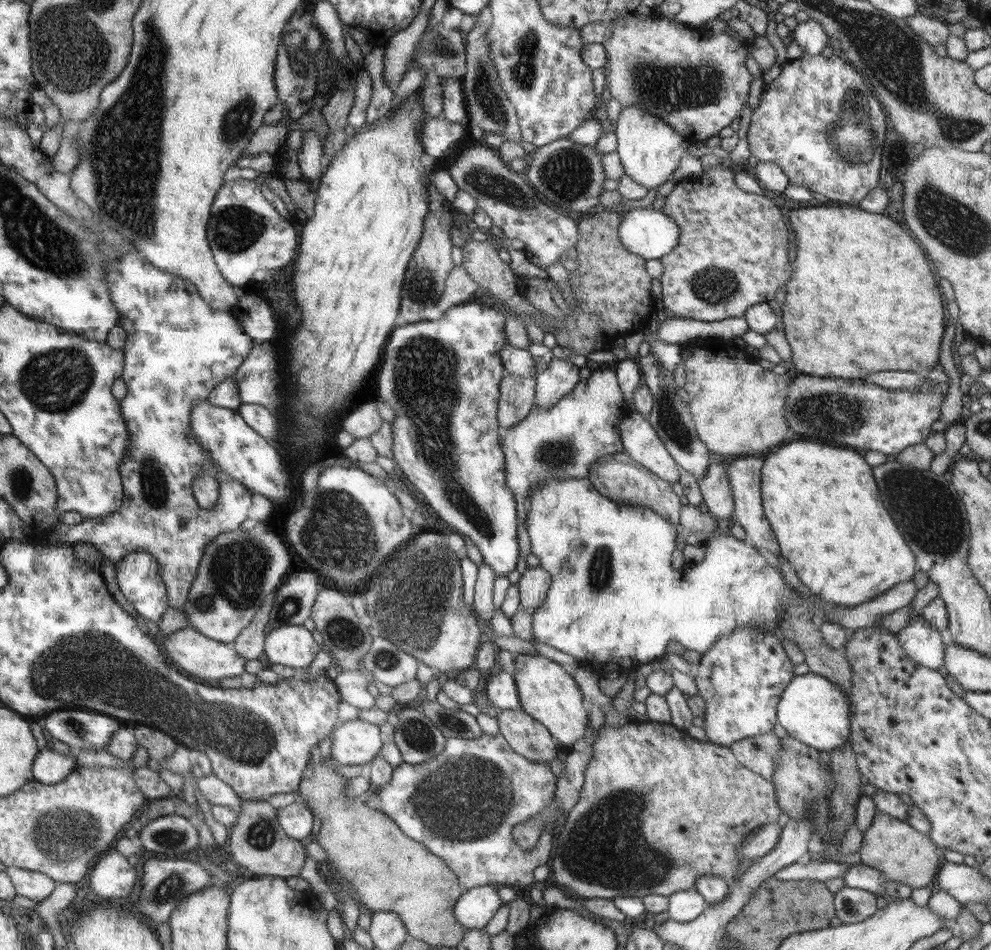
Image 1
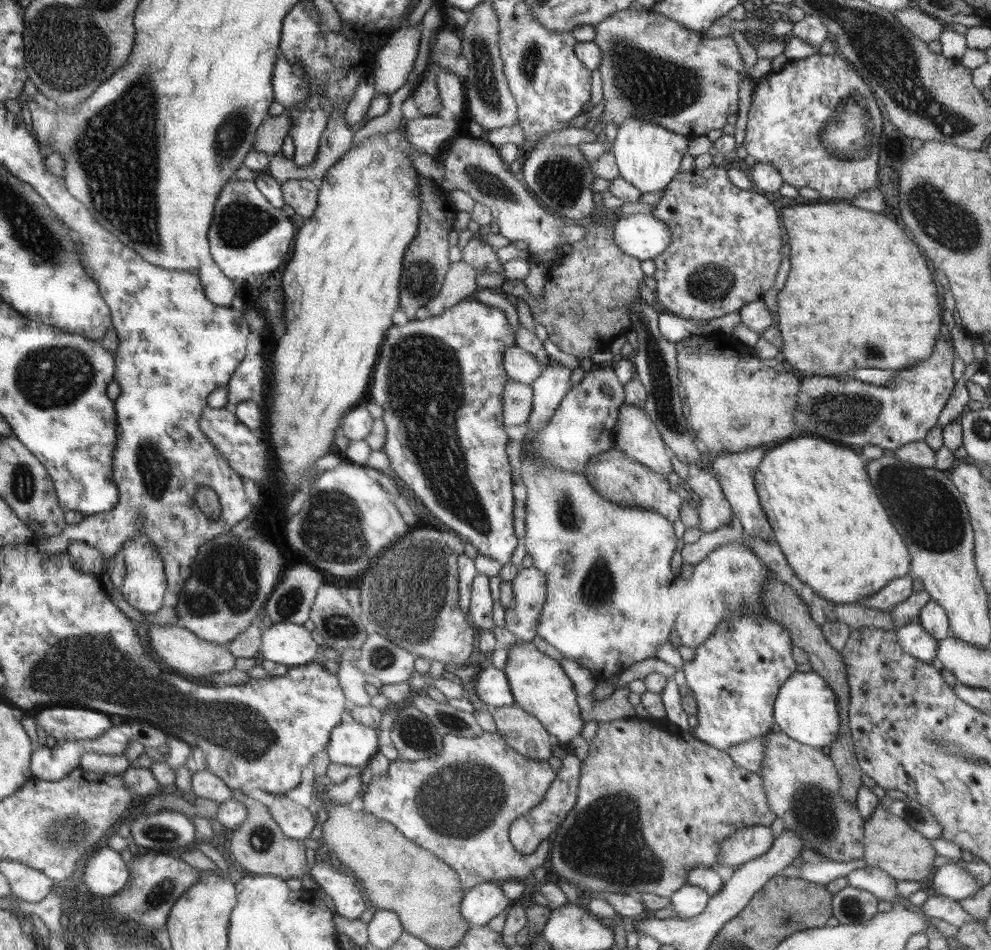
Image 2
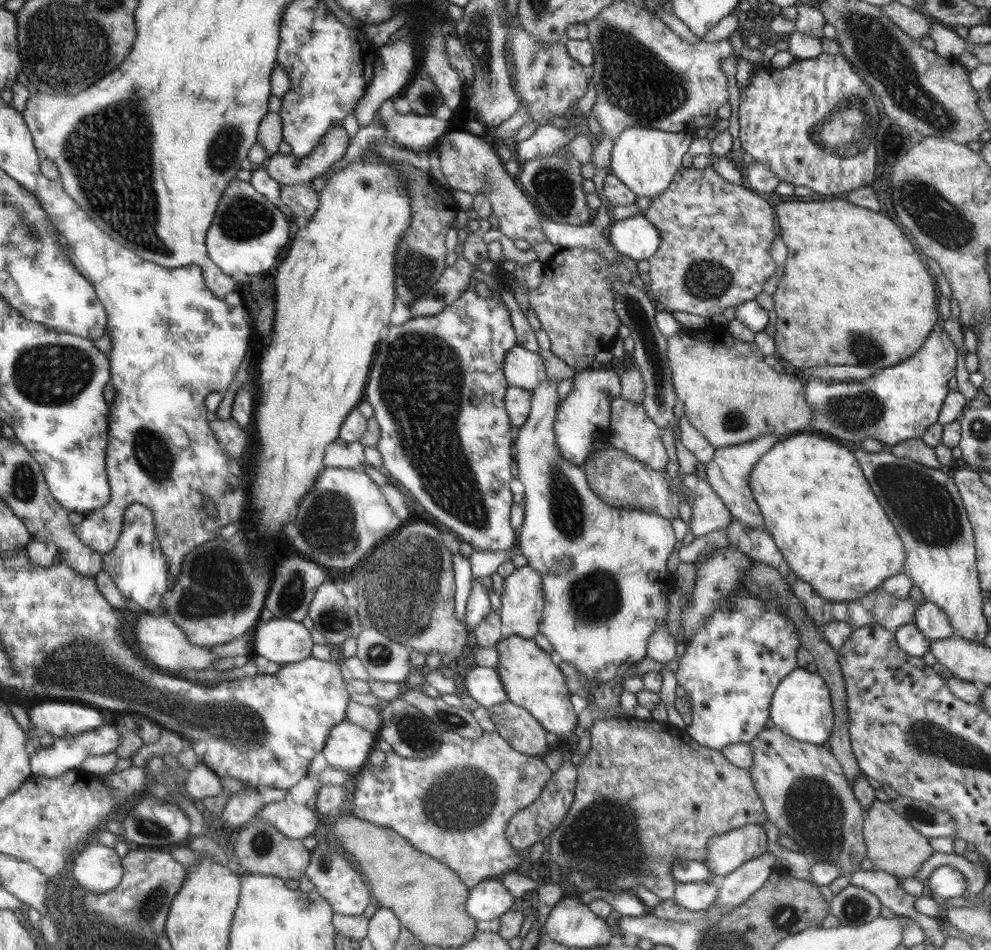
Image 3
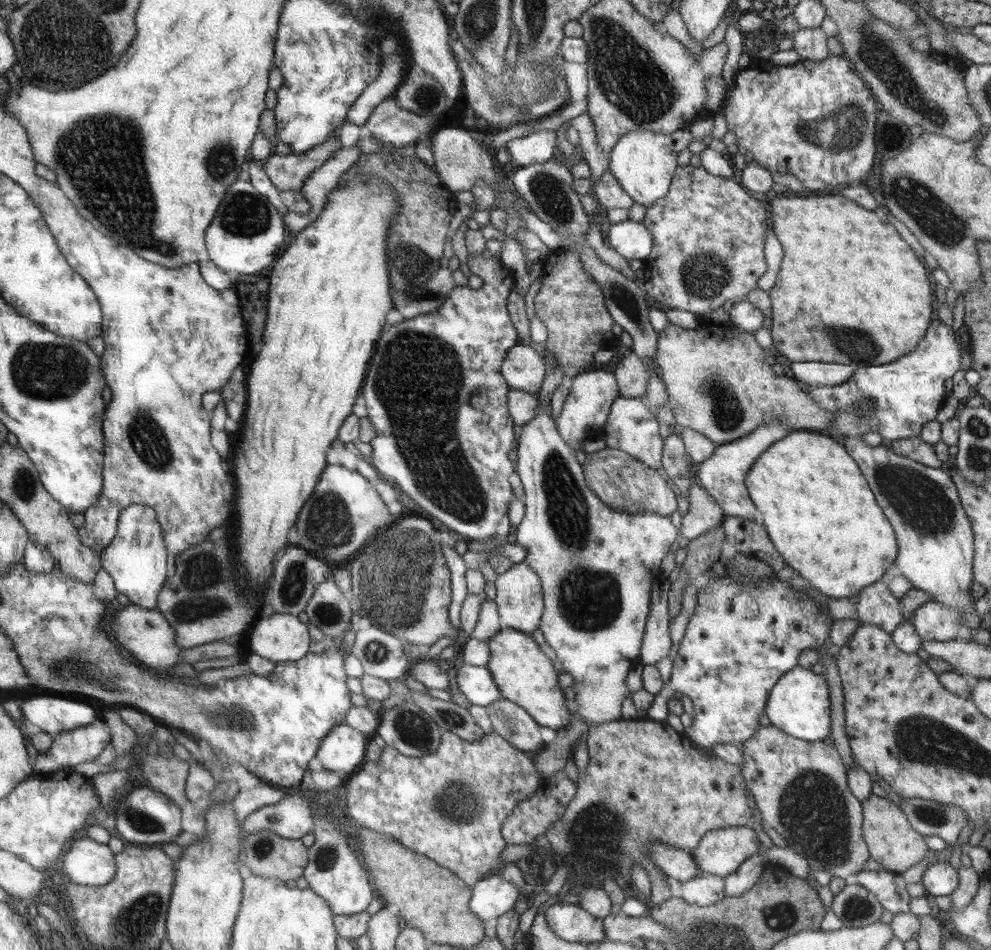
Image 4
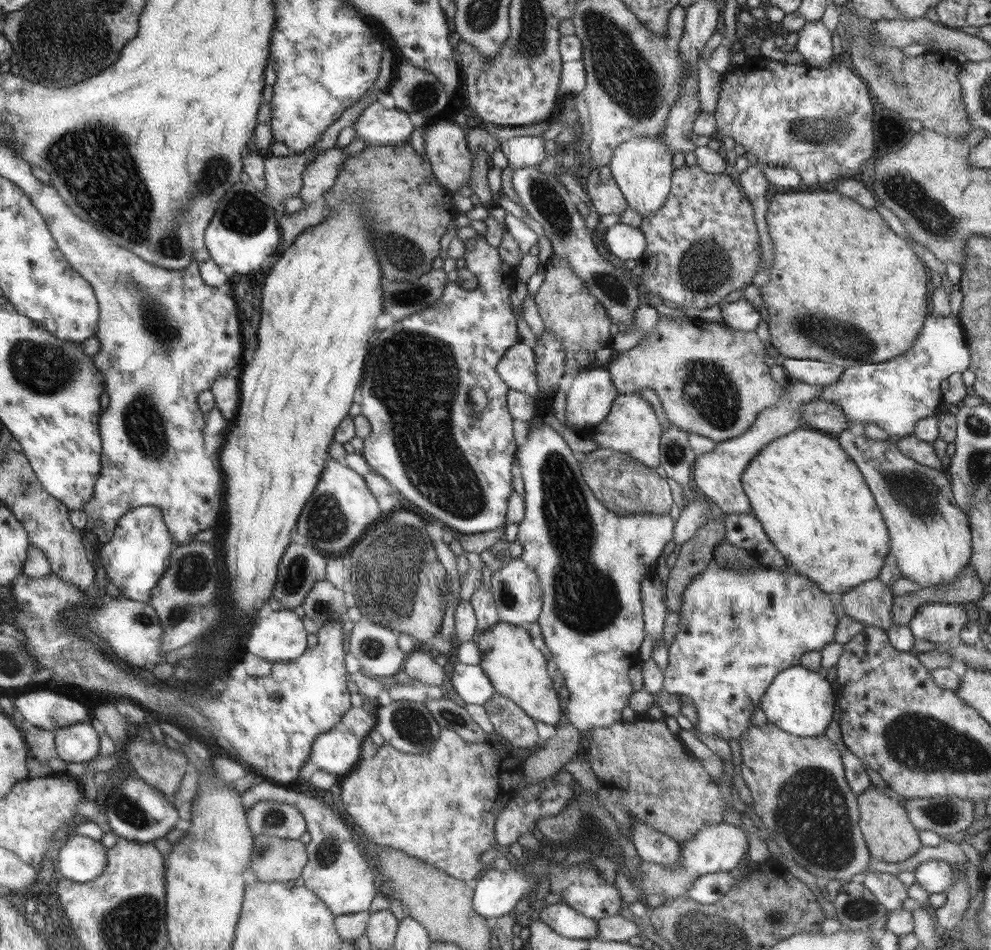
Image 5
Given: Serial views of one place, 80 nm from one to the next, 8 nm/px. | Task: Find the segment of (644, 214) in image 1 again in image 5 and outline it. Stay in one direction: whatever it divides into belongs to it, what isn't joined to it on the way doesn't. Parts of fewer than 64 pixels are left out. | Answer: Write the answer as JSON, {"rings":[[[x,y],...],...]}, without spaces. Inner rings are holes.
{"rings":[[[624,221],[606,228],[603,238],[613,259],[619,264],[625,260],[639,261],[646,252],[644,233]]]}

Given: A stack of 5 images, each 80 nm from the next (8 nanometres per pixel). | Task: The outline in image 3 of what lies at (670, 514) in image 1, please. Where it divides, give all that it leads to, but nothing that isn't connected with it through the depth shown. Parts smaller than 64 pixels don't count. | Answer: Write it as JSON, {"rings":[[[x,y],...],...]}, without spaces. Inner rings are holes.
{"rings":[[[612,446],[600,451],[594,450],[586,457],[581,467],[587,476],[590,488],[606,504],[616,508],[653,512],[671,521],[679,516],[680,501],[685,499],[680,490],[674,488],[670,480],[664,478],[663,473],[647,467],[627,452]]]}

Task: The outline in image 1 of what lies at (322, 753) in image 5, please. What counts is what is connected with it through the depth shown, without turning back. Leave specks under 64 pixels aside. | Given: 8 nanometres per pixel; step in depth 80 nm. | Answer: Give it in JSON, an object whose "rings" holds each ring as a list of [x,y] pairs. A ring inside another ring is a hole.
{"rings":[[[349,720],[332,732],[331,758],[345,766],[365,766],[376,758],[382,740],[378,725]]]}

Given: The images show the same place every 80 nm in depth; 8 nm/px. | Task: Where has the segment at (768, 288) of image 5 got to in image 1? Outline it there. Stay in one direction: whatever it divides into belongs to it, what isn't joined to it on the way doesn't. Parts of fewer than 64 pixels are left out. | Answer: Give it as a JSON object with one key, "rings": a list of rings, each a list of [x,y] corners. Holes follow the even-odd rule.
{"rings":[[[840,204],[839,206],[811,206],[792,209],[788,214],[788,222],[792,230],[796,232],[796,258],[792,262],[793,271],[791,277],[786,281],[786,296],[782,306],[782,322],[784,323],[784,334],[792,349],[792,364],[801,374],[817,377],[834,377],[837,379],[862,379],[873,372],[880,371],[902,371],[902,372],[924,372],[934,369],[940,364],[940,348],[942,335],[945,331],[944,304],[942,294],[936,283],[936,274],[932,272],[932,264],[924,250],[920,248],[918,240],[910,236],[910,230],[900,226],[888,216],[872,214],[858,208],[856,205]]]}

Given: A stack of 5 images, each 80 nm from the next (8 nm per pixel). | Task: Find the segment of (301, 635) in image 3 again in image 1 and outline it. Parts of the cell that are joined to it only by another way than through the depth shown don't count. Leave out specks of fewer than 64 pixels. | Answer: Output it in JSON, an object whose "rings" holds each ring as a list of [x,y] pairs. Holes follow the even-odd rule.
{"rings":[[[285,624],[265,636],[264,656],[269,662],[296,670],[310,666],[318,650],[320,646],[312,638],[312,632],[304,626]]]}

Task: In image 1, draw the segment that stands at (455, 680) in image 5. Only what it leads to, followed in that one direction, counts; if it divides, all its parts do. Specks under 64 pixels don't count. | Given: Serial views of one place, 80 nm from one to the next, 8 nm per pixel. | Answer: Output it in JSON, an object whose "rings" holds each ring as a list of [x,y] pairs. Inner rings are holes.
{"rings":[[[495,669],[486,682],[486,696],[496,709],[520,709],[518,691],[513,673]]]}

